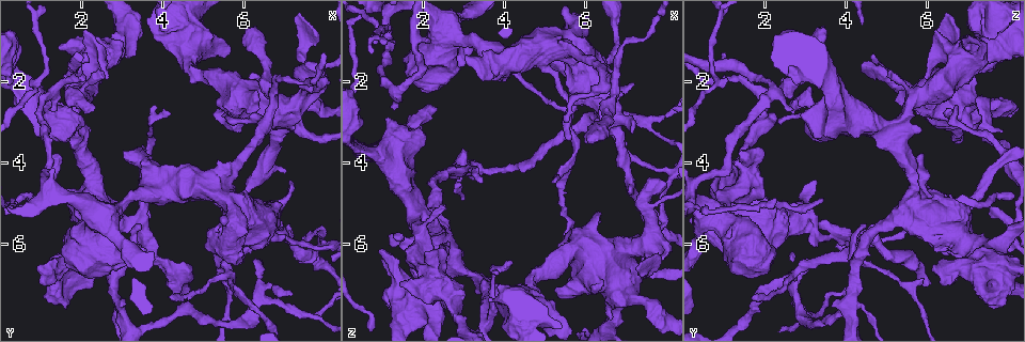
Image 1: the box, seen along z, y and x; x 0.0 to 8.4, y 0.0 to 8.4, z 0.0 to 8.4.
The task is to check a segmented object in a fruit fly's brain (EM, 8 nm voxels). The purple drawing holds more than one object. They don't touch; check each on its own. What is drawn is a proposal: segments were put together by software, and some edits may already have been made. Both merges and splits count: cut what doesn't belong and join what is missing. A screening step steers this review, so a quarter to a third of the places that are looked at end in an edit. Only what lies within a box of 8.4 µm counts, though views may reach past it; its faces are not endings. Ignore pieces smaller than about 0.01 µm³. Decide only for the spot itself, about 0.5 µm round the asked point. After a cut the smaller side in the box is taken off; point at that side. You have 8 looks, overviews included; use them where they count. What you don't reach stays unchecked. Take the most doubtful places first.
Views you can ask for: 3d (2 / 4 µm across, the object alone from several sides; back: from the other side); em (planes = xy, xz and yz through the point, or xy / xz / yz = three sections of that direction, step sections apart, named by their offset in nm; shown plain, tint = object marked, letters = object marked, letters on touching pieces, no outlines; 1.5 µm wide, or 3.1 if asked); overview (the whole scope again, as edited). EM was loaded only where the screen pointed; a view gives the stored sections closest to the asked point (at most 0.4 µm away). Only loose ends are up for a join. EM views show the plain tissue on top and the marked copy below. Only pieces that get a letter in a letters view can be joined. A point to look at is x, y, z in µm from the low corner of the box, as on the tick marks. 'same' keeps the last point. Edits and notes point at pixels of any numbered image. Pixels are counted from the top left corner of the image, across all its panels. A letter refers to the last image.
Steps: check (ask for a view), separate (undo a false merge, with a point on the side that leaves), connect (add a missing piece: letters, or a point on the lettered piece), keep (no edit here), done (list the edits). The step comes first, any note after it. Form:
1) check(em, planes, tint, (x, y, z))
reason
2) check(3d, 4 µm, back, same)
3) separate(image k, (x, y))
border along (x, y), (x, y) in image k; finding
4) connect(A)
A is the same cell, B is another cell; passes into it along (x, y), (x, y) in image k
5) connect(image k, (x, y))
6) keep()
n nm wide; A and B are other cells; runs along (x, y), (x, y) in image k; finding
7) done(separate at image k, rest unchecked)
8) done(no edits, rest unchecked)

check(3d, 2 µm, (2.15, 0.75, 6.20))
free end

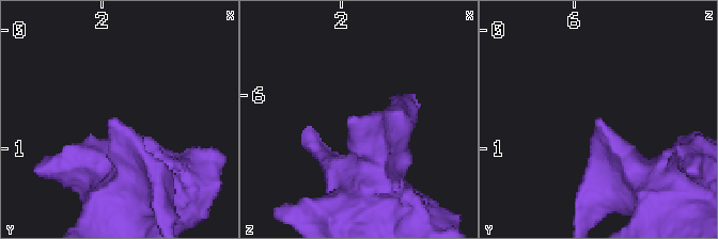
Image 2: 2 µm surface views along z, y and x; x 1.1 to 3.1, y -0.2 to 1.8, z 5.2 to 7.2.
check(em, planes, letters, (2.08, 0.74, 6.18))

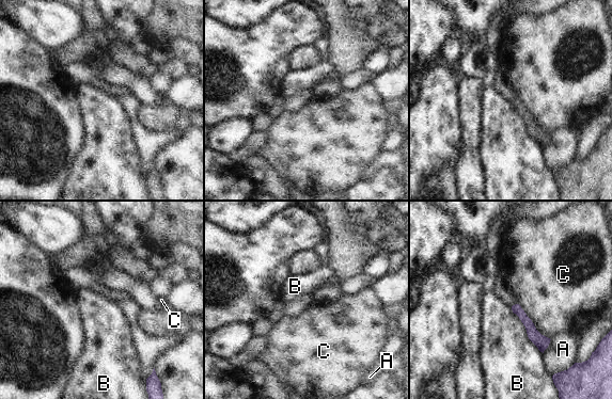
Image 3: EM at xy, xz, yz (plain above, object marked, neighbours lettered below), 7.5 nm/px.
keep()
A, B and C are other cells; no lettered piece goes on from it

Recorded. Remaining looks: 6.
check(em, yz, step 4, letters, (5.50, 6.80, 5.90))

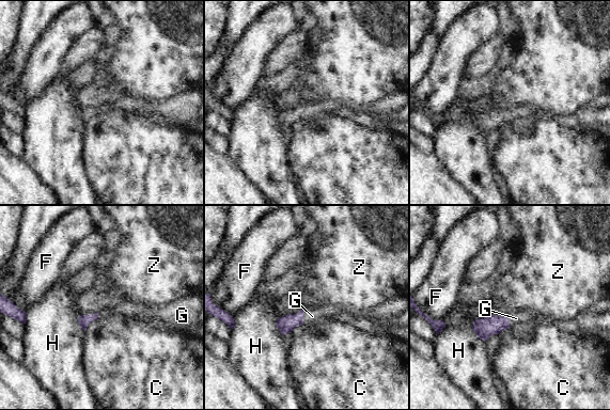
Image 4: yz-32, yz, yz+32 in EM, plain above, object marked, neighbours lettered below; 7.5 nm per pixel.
check(em, xy, step 4, letters, same)

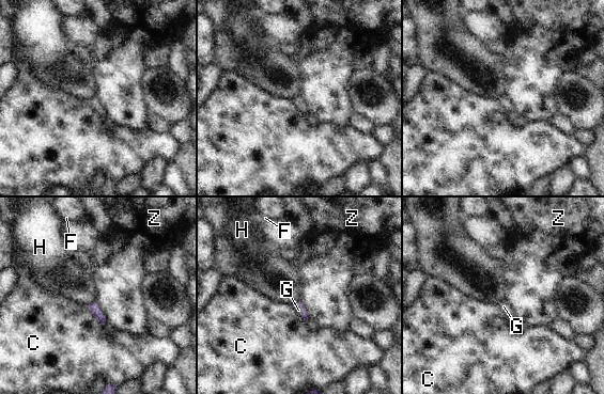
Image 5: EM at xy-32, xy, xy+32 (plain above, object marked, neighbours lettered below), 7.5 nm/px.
connect(image 5, (298, 310))
G is the same cell, C, F, H and Z are other cells; it goes on there

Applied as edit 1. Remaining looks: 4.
check(3d, 2 µm, (4.20, 7.30, 1.70))

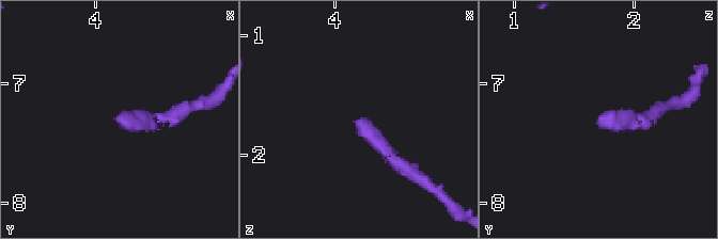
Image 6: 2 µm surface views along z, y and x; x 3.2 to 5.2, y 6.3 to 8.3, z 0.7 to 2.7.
check(em, planes, letters, (4.20, 7.26, 1.70))
now the EM

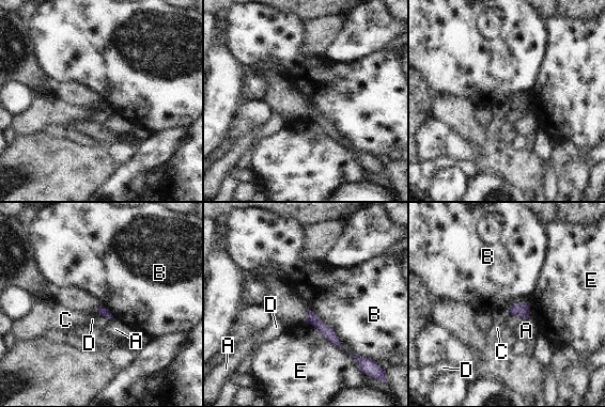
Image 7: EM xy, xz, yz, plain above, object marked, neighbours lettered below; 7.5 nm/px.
keep()
A, B, C, D and E are other cells; border along (308, 308), (334, 330), (344, 349) in image 7; none of them fits

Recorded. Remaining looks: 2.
check(em, planes, letters, (1.55, 4.70, 5.90))

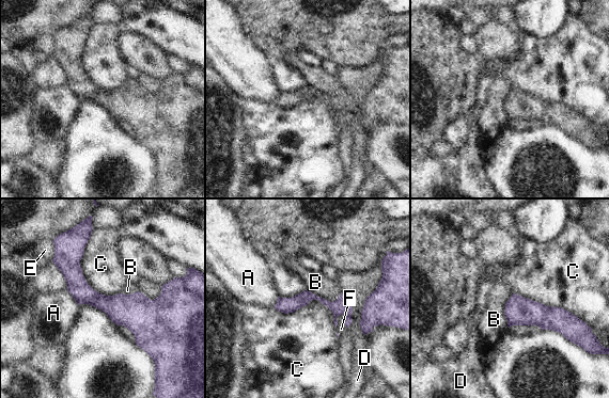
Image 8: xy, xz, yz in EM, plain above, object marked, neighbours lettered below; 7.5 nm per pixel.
keep()
C touches over 550 nm; A, B, C, D, E and F are other cells; border along (92, 229), (81, 273), (123, 293) in image 8; one cell here

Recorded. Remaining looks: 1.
done(connect at image 5, rest unchecked)

